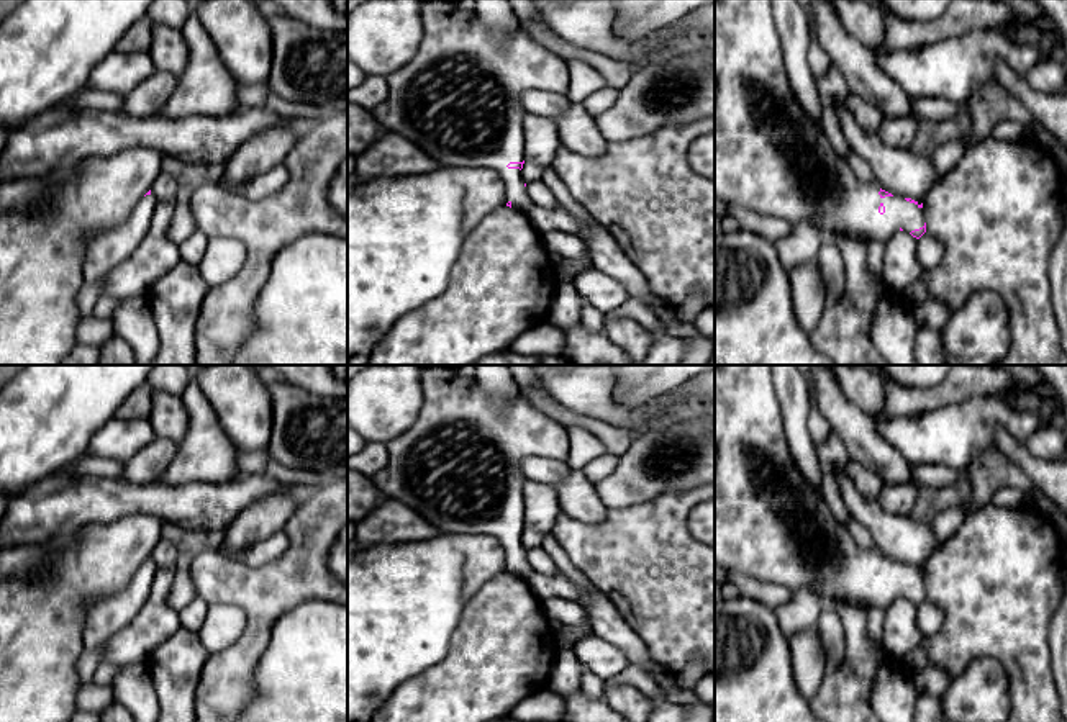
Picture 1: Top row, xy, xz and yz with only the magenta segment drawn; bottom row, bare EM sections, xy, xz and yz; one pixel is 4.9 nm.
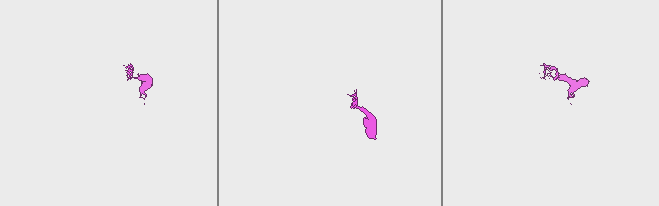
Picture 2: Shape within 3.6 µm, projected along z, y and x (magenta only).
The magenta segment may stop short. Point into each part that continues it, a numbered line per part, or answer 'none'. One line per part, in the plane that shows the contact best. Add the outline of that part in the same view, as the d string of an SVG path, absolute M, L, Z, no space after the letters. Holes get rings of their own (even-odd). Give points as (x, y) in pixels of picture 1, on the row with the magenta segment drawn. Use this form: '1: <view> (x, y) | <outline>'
1: xz (459, 99) | M421 0L423 39L416 56L402 69L387 77L388 97L372 110L375 120L390 133L397 133L425 151L439 167L477 169L490 167L505 185L505 201L513 210L528 213L533 206L520 169L508 169L510 162L524 160L526 110L521 97L524 92L551 92L567 95L570 74L567 61L518 26L503 44L479 18L475 10L464 10L454 0Z

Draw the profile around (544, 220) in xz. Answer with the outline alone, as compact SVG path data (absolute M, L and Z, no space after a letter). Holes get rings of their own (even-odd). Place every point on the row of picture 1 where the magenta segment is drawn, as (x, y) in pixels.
M533 205L526 214L541 236L551 231L562 231L577 237L582 234L582 224L564 206L547 210Z

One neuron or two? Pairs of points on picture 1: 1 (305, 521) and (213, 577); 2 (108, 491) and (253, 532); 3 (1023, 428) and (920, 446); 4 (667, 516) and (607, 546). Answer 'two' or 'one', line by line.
1: one
2: two
3: one
4: one

